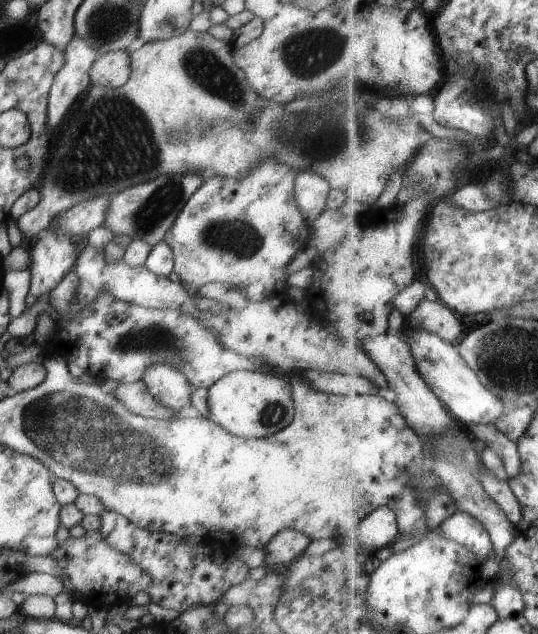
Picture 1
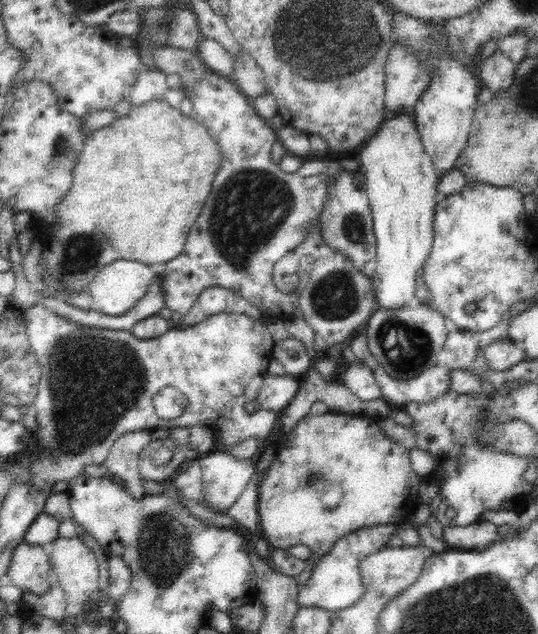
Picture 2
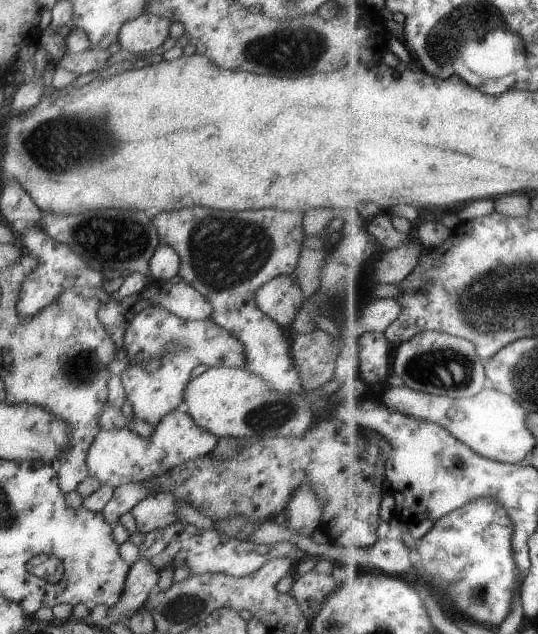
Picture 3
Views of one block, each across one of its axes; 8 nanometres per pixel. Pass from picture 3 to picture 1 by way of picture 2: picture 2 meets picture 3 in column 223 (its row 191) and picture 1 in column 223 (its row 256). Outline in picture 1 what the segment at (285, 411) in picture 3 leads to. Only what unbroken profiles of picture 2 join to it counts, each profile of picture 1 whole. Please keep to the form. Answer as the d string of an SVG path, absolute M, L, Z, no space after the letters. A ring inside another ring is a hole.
M270 370L231 371L208 388L211 420L229 434L244 439L265 438L286 427L293 418L294 404L286 375Z

